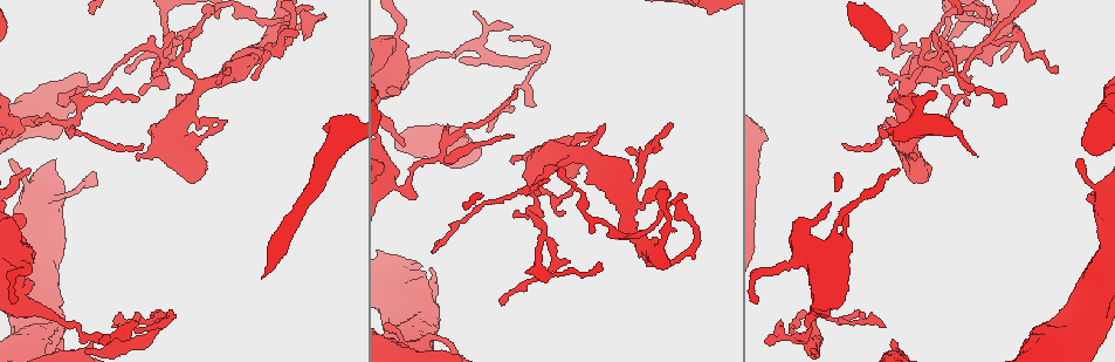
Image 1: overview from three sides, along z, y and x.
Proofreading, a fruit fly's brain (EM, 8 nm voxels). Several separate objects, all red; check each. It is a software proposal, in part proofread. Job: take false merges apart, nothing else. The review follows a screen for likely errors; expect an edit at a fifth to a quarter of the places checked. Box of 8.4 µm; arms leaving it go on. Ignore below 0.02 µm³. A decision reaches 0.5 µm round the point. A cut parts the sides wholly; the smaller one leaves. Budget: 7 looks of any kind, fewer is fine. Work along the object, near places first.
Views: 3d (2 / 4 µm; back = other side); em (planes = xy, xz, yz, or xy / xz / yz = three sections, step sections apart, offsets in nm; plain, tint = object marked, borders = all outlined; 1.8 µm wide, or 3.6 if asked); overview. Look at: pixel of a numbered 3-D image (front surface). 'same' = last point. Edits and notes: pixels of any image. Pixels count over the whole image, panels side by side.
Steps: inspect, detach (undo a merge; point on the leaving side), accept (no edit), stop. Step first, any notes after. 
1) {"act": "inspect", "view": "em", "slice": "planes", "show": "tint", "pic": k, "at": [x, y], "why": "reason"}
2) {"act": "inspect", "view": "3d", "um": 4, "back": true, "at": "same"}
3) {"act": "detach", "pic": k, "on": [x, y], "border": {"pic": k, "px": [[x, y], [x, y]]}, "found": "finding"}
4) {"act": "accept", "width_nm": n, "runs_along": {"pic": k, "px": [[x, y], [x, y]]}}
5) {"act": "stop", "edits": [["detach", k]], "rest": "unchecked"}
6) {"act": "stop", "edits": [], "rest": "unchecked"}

{"act": "inspect", "view": "em", "um": 3.6, "slice": "xy", "step": 16, "show": "tint", "pic": 1, "at": [843, 243], "why": "calibre changes"}

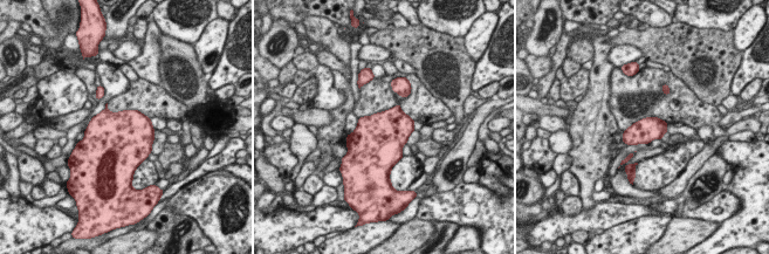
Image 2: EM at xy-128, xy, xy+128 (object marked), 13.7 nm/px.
{"act": "inspect", "view": "em", "um": 3.6, "slice": "planes", "show": "tint", "at": "same"}

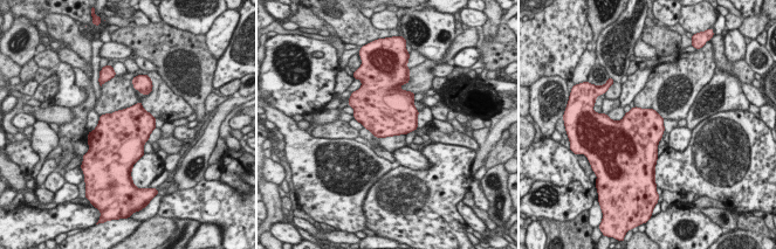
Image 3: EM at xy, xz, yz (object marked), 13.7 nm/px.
{"act": "accept", "found": "all the same neuron"}

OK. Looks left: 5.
{"act": "inspect", "view": "em", "slice": "xz", "step": 8, "show": "tint", "pic": 1, "at": [28, 120], "why": "calibre changes"}

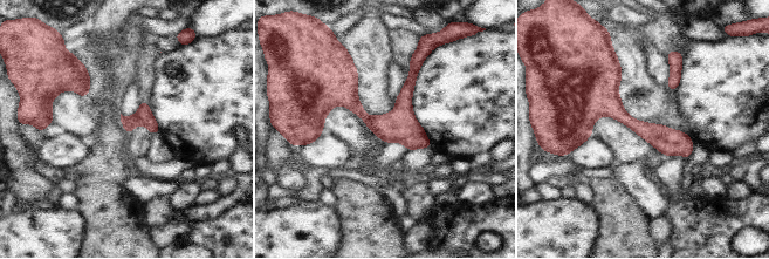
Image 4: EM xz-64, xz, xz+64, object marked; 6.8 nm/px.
{"act": "inspect", "view": "em", "slice": "planes", "show": "tint", "at": "same", "why": "another direction"}

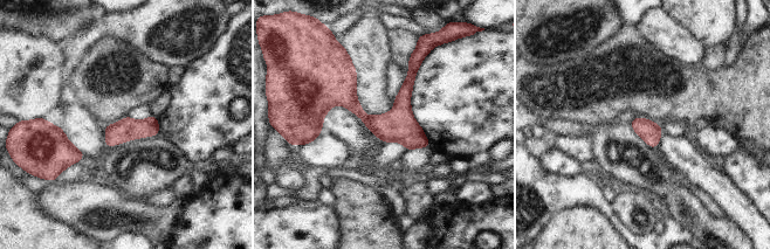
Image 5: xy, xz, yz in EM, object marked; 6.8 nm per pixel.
{"act": "accept", "runs_along": {"pic": 5, "px": [[416, 66], [387, 120], [331, 99], [314, 122]]}, "found": "one neuron here"}

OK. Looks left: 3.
{"act": "inspect", "view": "3d", "um": 2, "back": true, "pic": 1, "at": [937, 62], "why": "four-way junction"}

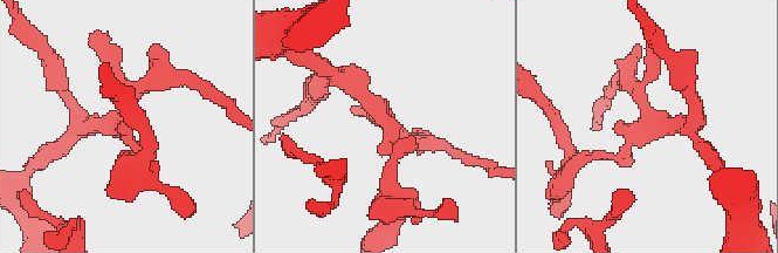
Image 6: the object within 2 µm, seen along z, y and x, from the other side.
{"act": "inspect", "view": "em", "slice": "planes", "show": "tint", "pic": 6, "at": [119, 127], "why": "need the tissue"}

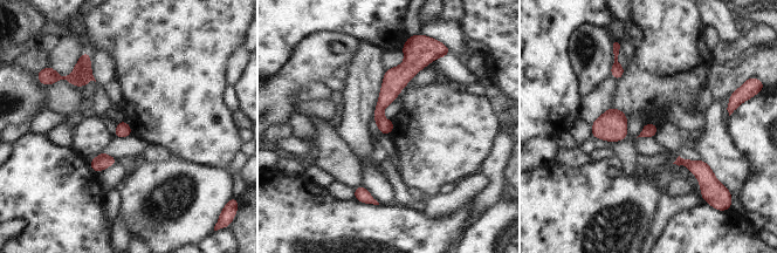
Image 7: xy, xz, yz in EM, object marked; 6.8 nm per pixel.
{"act": "accept", "width_nm": 100, "found": "one neuron here"}

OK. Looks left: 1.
{"act": "stop", "edits": [], "rest": "unchecked"}

